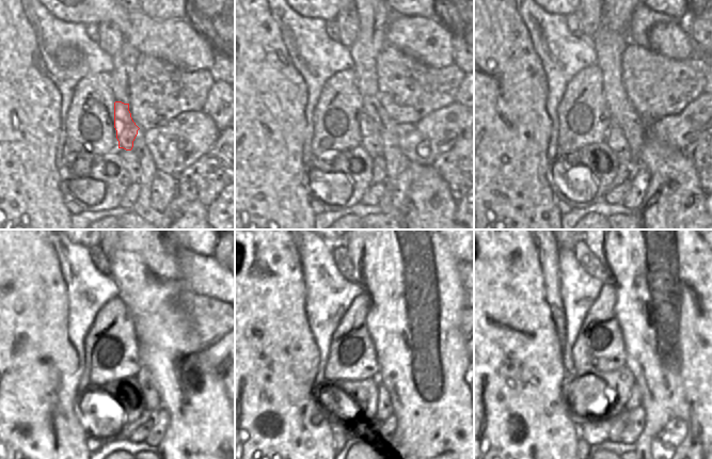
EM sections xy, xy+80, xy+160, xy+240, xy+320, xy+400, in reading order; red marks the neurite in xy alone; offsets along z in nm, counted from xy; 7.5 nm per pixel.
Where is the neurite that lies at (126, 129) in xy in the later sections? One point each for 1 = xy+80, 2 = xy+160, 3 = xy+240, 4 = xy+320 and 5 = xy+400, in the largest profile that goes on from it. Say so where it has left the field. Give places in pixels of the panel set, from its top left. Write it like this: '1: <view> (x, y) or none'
1: xy+80 (370, 141)
2: xy+160 (616, 140)
3: xy+240 (143, 378)
4: xy+320 (385, 406)
5: xy+400 (634, 400)

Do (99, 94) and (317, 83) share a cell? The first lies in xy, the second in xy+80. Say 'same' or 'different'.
different

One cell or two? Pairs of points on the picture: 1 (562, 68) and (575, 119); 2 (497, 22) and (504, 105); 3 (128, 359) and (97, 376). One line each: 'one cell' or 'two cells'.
1: two cells
2: one cell
3: one cell

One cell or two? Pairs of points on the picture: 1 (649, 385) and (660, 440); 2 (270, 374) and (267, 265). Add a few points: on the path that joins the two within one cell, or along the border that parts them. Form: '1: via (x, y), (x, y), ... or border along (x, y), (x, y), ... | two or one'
1: via (660, 399), (660, 426) | one
2: via (267, 347), (267, 291) | one

